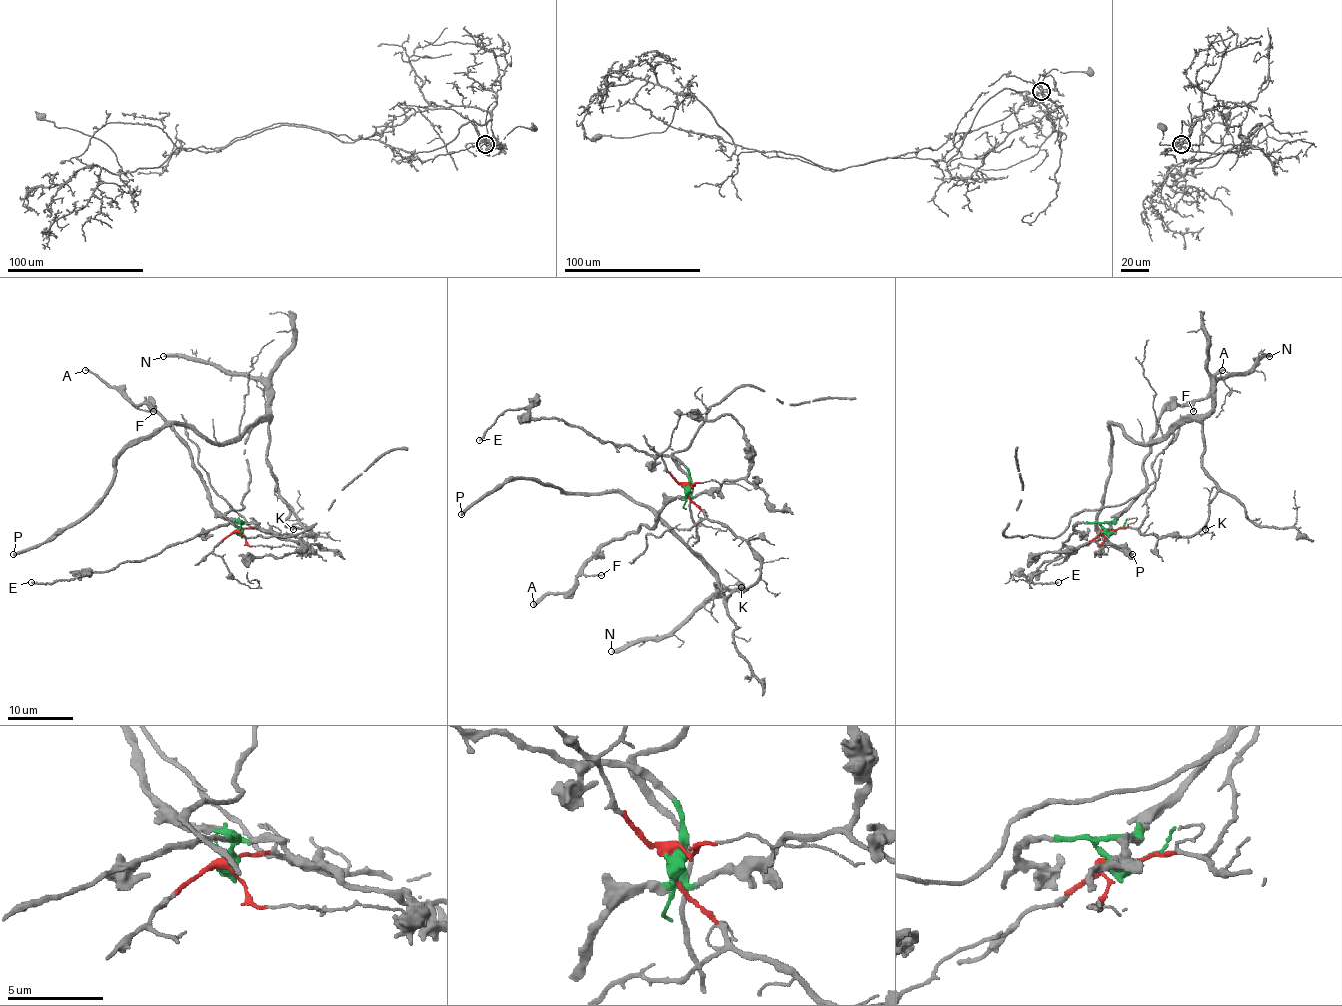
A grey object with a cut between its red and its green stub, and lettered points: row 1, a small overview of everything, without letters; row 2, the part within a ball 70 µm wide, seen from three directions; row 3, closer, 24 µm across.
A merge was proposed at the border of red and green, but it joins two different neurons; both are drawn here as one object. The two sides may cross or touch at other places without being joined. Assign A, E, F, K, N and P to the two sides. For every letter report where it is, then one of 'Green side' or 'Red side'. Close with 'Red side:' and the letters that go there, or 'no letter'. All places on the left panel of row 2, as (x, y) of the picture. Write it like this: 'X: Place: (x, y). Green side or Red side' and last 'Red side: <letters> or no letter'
A: Place: (85, 370). Green side
E: Place: (31, 582). Green side
F: Place: (153, 411). Green side
K: Place: (293, 529). Red side
N: Place: (163, 356). Red side
P: Place: (13, 554). Red side
Red side: K, N, P

